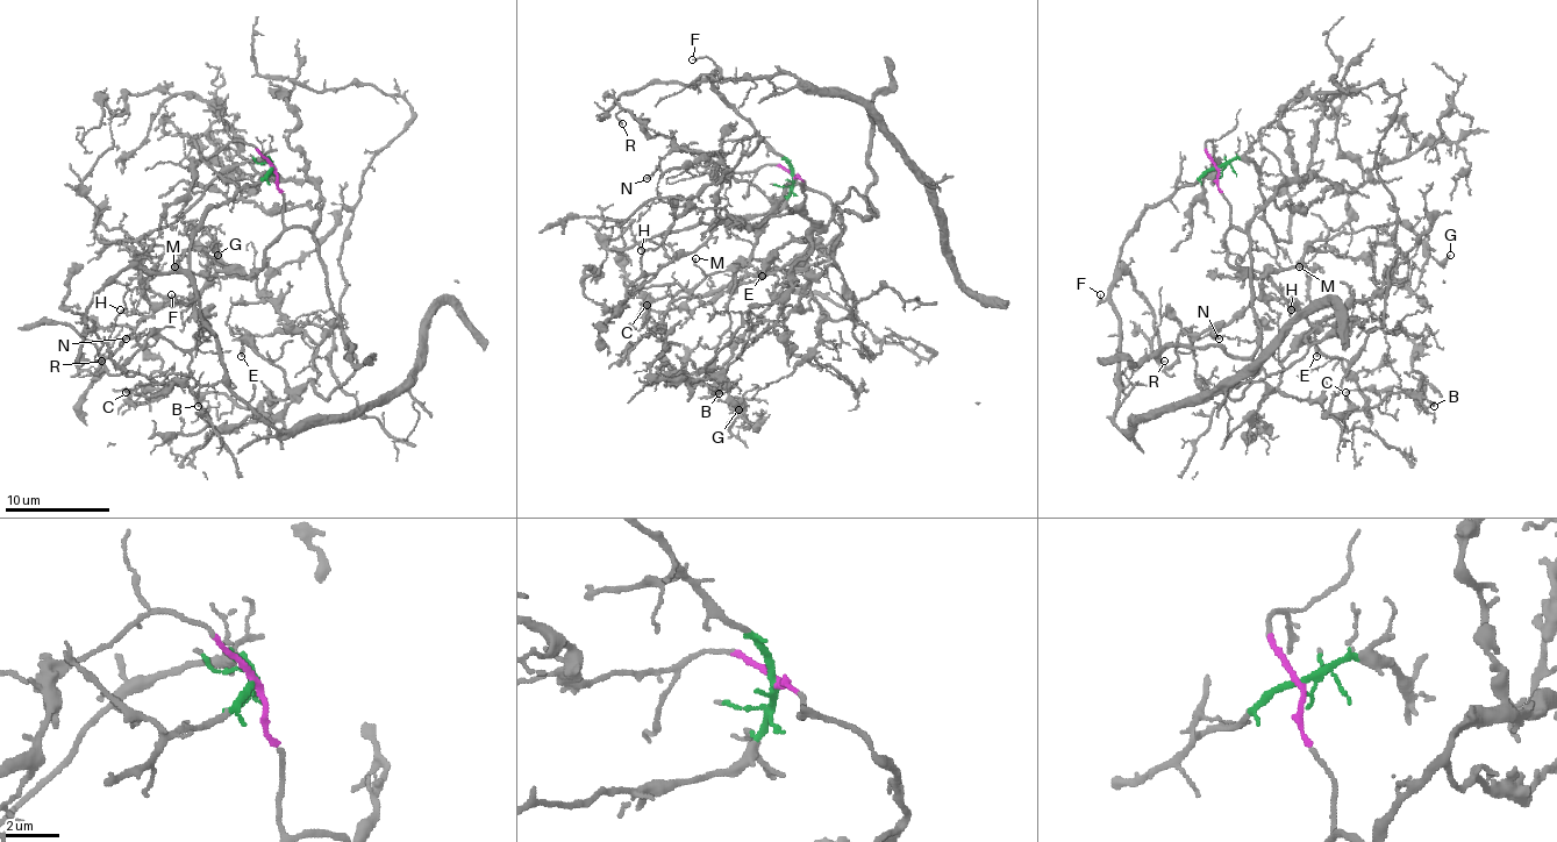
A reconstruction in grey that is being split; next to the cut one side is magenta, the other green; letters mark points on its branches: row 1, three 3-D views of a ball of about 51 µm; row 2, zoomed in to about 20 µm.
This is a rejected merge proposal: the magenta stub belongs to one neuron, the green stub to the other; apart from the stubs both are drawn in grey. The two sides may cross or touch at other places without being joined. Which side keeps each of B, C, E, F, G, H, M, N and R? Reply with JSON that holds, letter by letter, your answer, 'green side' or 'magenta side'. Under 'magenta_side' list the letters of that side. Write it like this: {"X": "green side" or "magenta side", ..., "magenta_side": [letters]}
{"B": "magenta side", "C": "magenta side", "E": "magenta side", "F": "green side", "G": "magenta side", "H": "magenta side", "M": "magenta side", "N": "magenta side", "R": "magenta side", "magenta_side": ["B", "C", "E", "G", "H", "M", "N", "R"]}

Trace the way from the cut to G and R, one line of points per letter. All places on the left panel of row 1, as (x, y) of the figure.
G: (275, 168), (283, 228), (266, 262), (248, 278), (233, 270), (195, 223), (187, 236), (212, 262), (216, 255)
R: (275, 168), (279, 236), (195, 299), (195, 345), (154, 333), (101, 362)

